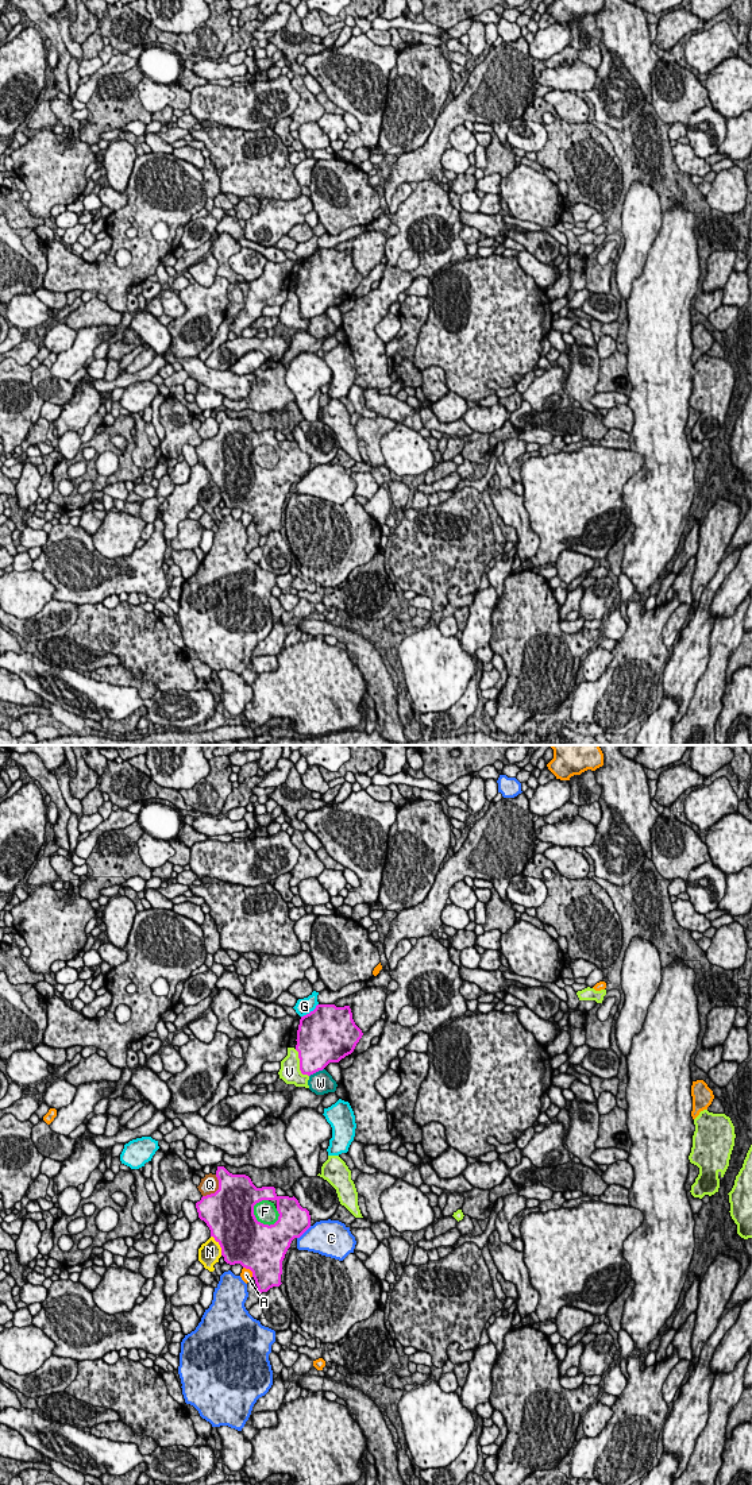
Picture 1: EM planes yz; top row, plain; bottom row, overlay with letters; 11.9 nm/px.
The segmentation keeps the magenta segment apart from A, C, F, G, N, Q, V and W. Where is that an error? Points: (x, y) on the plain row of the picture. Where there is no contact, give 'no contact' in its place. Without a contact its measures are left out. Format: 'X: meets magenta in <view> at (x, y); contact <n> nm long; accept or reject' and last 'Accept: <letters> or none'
A: meets magenta in yz at (250, 513); contact 170 nm long; reject
C: meets magenta in yz at (304, 475); contact 240 nm long; reject
F: meets magenta in yz at (262, 467); contact 360 nm long; accept
G: meets magenta in yz at (311, 255); contact 260 nm long; reject
N: meets magenta in yz at (219, 488); contact 280 nm long; reject
Q: meets magenta in yz at (218, 434); contact 320 nm long; reject
V: meets magenta in yz at (300, 308); contact 380 nm long; reject
W: meets magenta in yz at (316, 315); contact 200 nm long; reject
Accept: F

